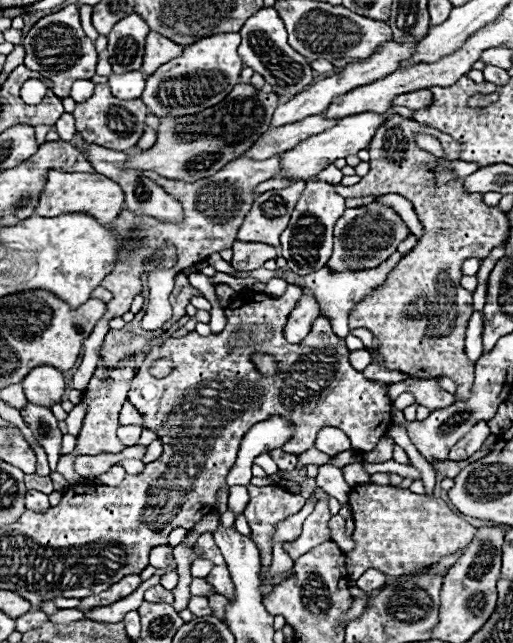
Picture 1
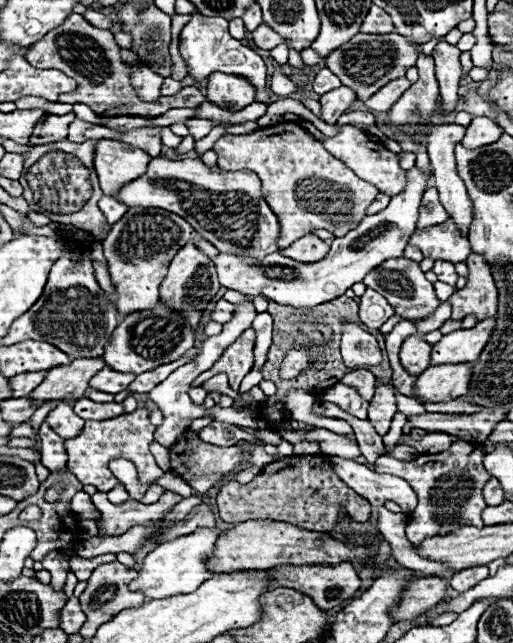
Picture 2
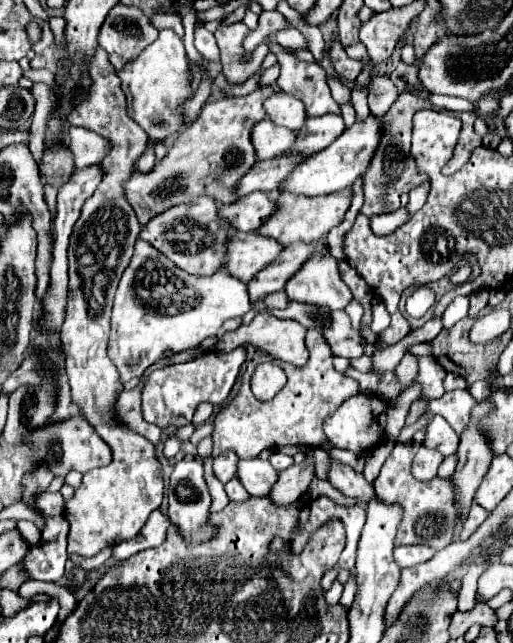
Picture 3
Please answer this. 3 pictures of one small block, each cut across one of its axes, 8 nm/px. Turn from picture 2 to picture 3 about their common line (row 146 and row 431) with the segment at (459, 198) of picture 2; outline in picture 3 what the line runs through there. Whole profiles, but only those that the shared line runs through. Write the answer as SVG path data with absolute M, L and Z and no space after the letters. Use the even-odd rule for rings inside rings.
M434 416L434 420L426 428L424 446L444 446L444 456L456 454L458 448L458 434L450 428L450 424L442 416Z

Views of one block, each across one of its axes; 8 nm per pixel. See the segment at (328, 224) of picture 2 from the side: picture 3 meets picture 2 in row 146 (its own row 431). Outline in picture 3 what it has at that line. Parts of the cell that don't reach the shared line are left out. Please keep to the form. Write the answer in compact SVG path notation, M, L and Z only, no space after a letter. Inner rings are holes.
M310 328L306 332L306 346L310 350L310 360L306 366L294 366L288 362L276 362L280 368L284 368L288 382L268 402L262 402L254 398L250 390L250 376L254 368L260 362L268 360L266 352L256 352L254 358L248 362L246 372L242 376L240 392L232 402L226 402L220 406L216 420L214 420L214 452L212 456L220 456L228 450L236 452L238 458L252 458L258 456L260 450L278 448L278 446L308 446L308 448L320 448L328 442L322 426L324 420L350 396L358 394L358 382L348 378L342 372L336 372L332 366L332 352L326 340L322 338L322 332L318 328Z

